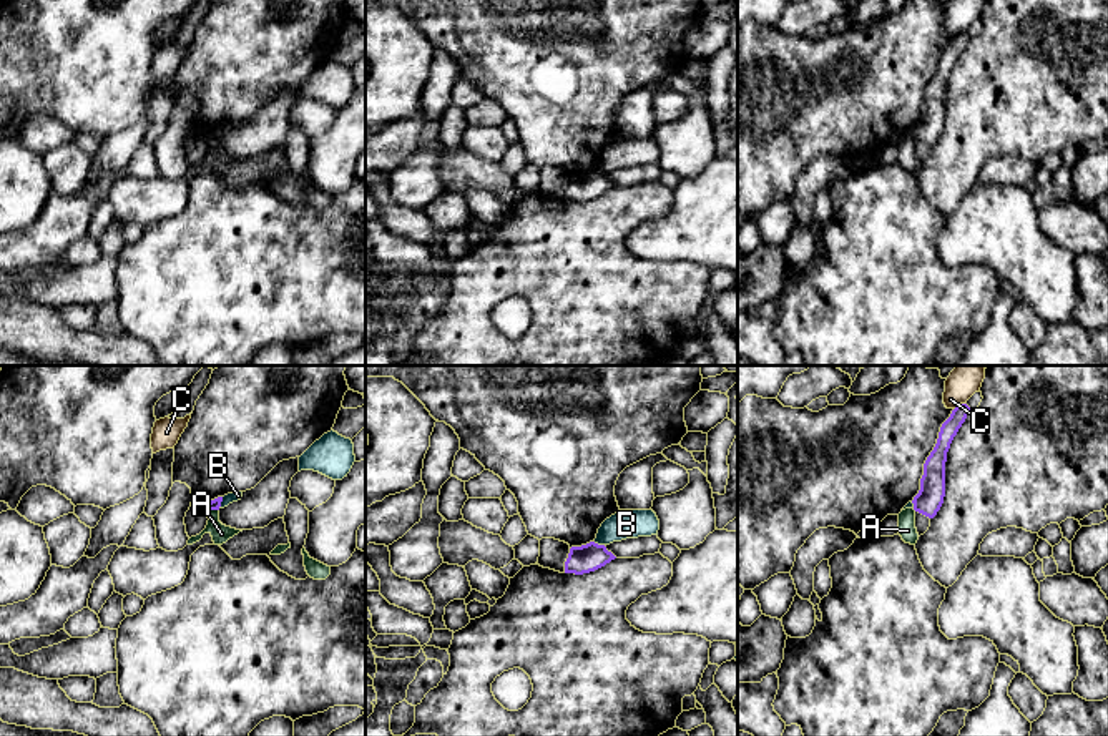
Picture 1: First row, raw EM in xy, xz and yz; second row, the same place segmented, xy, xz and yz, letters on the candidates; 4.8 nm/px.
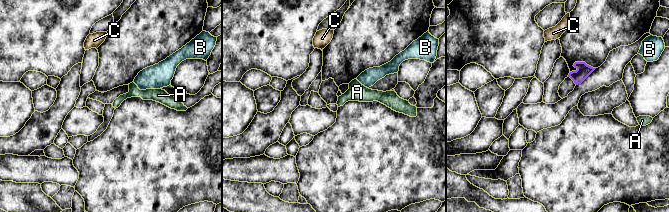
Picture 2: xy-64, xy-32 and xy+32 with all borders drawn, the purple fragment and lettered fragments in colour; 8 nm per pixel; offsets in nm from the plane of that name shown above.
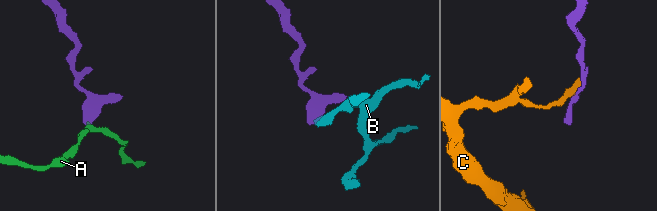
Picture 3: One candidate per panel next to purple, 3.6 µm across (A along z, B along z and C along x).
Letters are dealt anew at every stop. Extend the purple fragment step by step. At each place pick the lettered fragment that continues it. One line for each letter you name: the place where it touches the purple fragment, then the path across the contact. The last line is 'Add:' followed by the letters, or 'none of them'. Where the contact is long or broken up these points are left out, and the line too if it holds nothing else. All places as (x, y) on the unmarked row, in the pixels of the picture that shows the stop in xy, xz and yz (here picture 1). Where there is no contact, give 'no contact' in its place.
Add: none of them

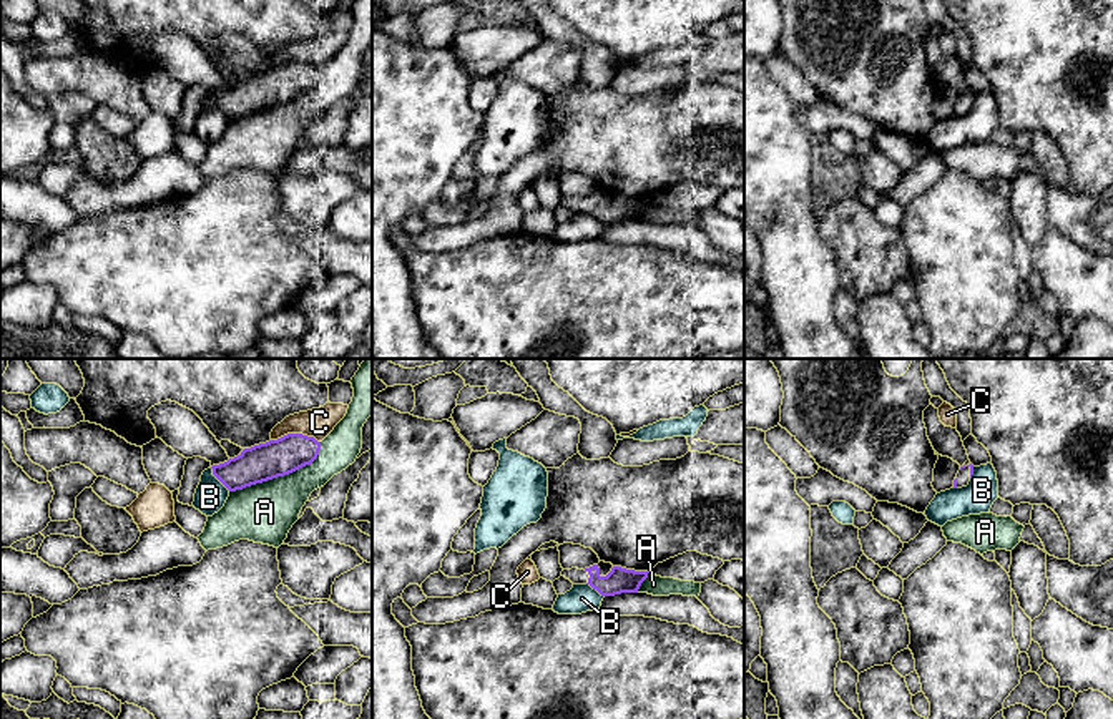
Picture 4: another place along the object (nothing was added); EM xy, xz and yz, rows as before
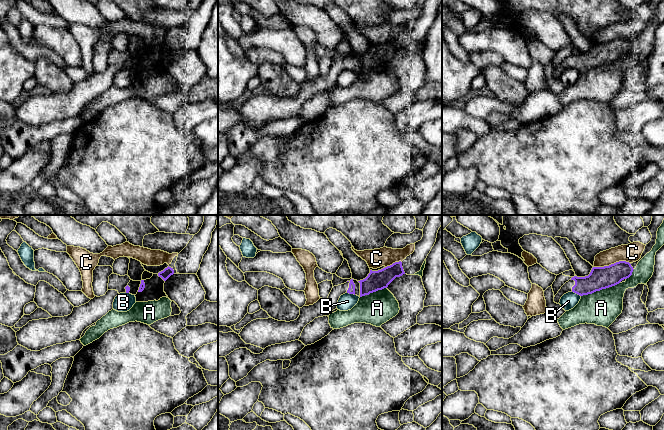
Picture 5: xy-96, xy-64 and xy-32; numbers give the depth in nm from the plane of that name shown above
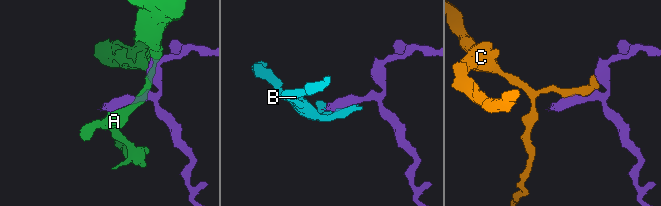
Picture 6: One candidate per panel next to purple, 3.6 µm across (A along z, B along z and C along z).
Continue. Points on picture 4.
Add: none of them

